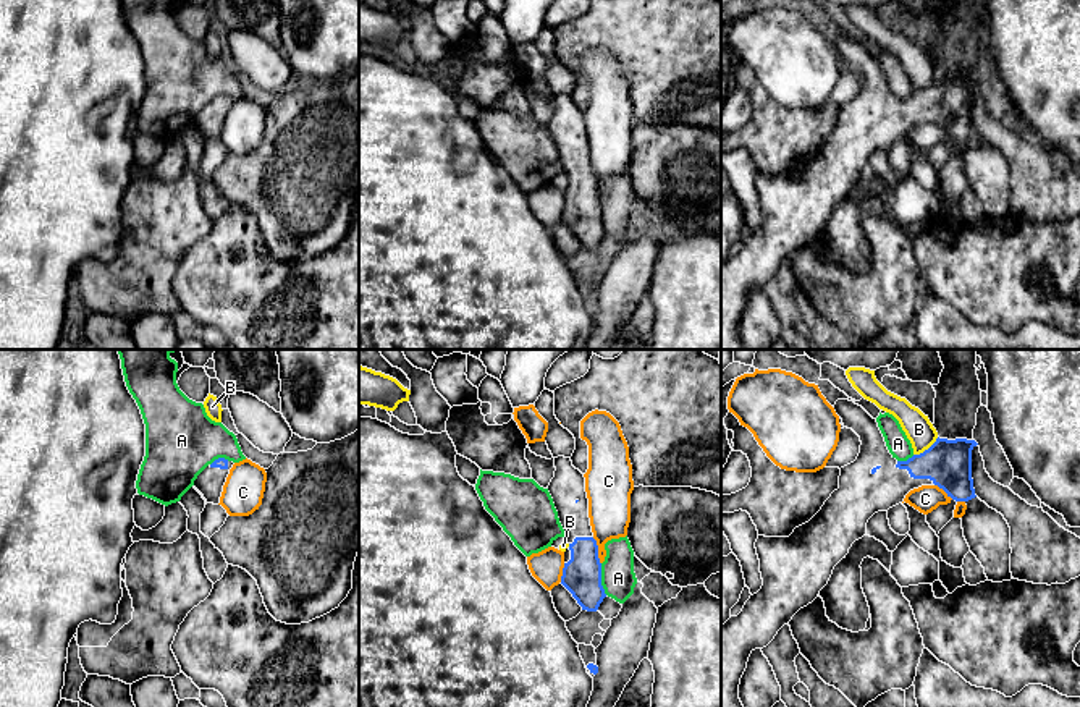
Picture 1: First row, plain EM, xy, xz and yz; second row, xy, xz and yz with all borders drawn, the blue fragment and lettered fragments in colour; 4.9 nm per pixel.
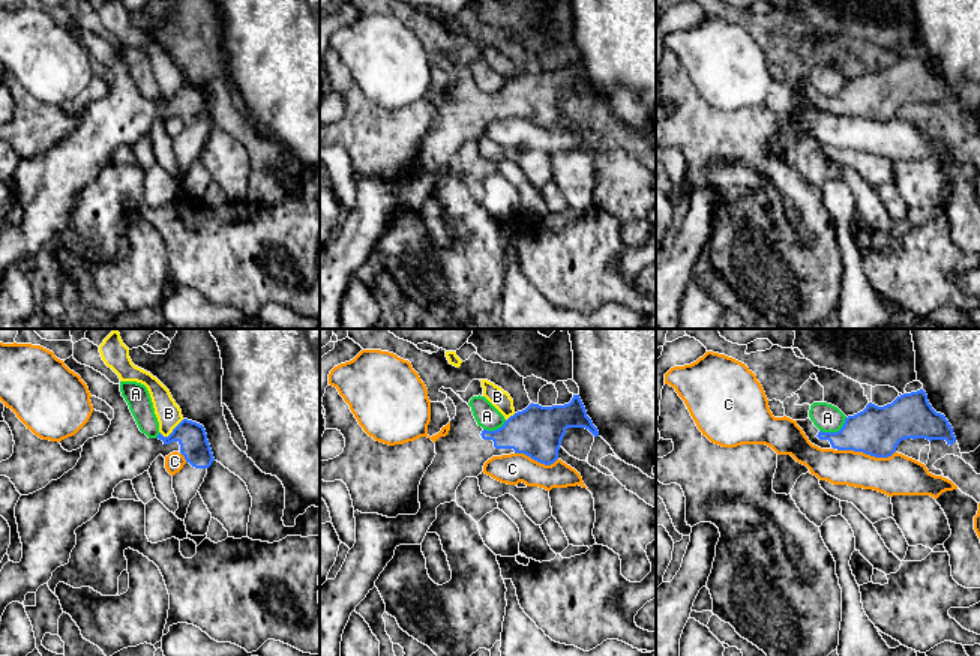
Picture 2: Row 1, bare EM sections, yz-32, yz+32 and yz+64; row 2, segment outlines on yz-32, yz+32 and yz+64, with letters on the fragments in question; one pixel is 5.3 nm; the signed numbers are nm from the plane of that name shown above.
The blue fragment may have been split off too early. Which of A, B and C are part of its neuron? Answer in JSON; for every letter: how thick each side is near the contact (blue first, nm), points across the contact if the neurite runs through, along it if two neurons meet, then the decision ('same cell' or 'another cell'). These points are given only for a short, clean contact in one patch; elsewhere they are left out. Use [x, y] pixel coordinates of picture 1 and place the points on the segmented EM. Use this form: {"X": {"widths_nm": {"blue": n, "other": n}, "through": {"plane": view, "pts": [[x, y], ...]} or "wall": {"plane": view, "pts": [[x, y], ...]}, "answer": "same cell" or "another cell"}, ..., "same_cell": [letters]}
{"A": {"widths_nm": {"blue": 190, "other": 170}, "wall": {"plane": "xz", "pts": [[600, 563], [600, 584], [607, 594]]}, "answer": "another cell"}, "B": {"widths_nm": {"blue": 240, "other": 140}, "wall": {"plane": "yz", "pts": [[938, 437], [927, 448], [914, 455]]}, "answer": "another cell"}, "C": {"widths_nm": {"blue": 190, "other": 200}, "answer": "another cell"}, "same_cell": []}

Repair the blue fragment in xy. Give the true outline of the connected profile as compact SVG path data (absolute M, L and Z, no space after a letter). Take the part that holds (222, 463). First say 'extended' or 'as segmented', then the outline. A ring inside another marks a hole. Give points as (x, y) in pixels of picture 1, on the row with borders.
extended; M218 458L197 476L194 487L204 495L207 503L220 503L223 485L233 464L233 461Z

